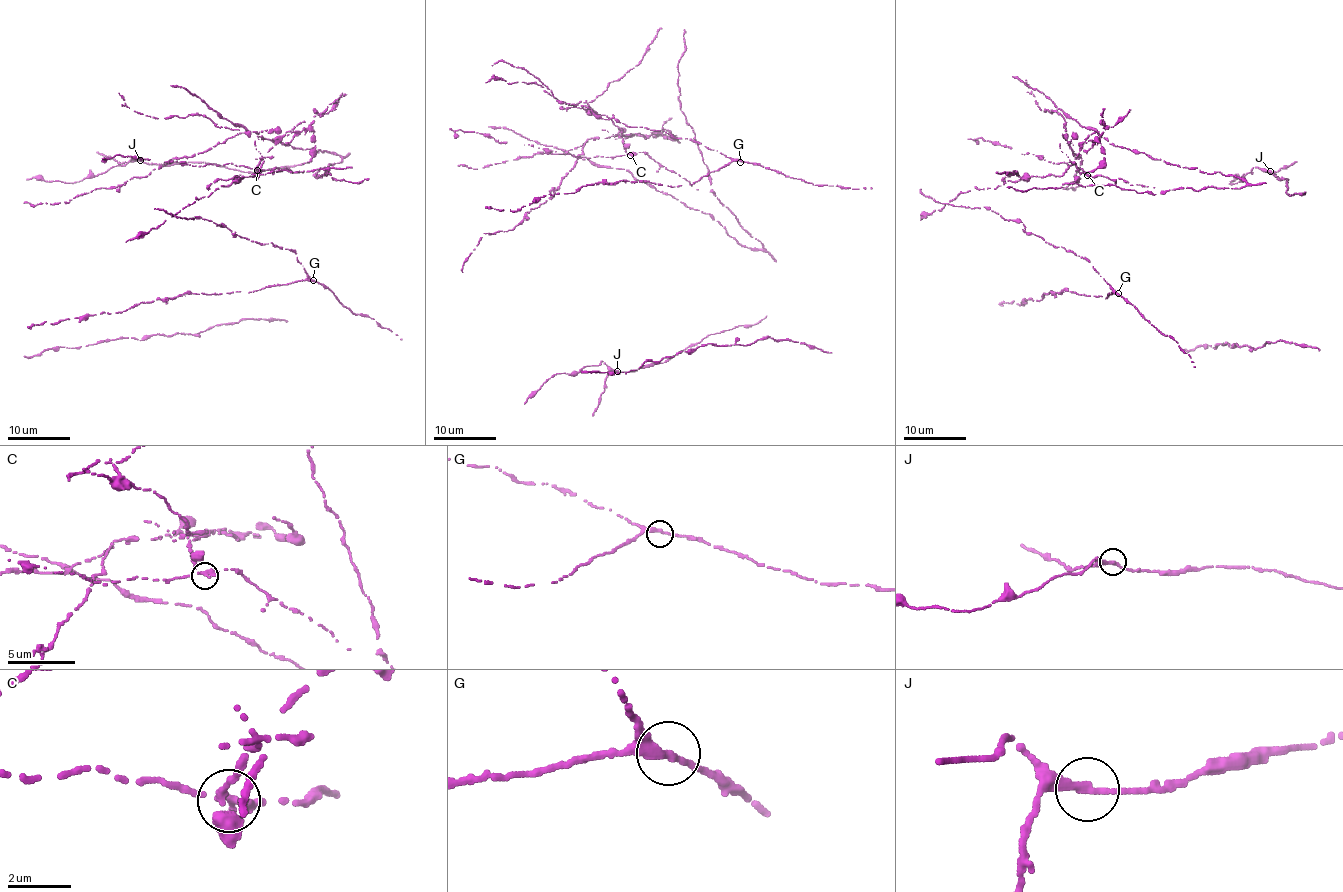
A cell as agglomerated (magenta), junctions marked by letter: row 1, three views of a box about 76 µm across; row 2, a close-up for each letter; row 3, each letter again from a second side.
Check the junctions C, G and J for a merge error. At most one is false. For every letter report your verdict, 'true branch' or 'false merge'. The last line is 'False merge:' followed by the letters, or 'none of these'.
C: false merge
G: true branch
J: true branch
False merge: C

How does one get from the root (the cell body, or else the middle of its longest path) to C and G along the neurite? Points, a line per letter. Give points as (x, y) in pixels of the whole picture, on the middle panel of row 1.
C: (604, 138), (624, 131), (628, 137), (623, 135), (623, 147), (630, 155)
G: (604, 138), (624, 131), (628, 137), (604, 114), (527, 83), (529, 74), (556, 100), (695, 140), (740, 162)

